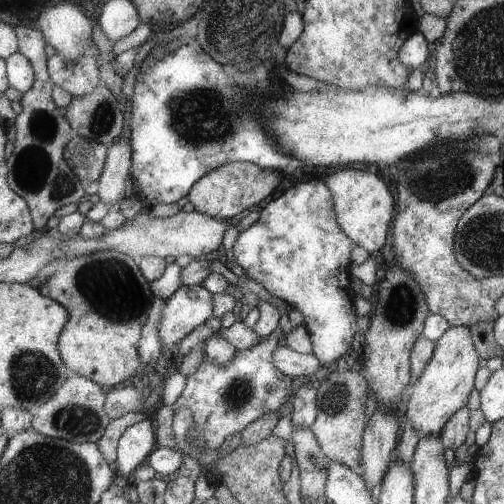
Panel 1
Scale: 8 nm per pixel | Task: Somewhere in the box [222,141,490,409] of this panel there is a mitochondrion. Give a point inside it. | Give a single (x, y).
(441, 181)

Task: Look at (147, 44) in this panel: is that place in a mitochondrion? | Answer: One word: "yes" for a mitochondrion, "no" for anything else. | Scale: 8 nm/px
no

